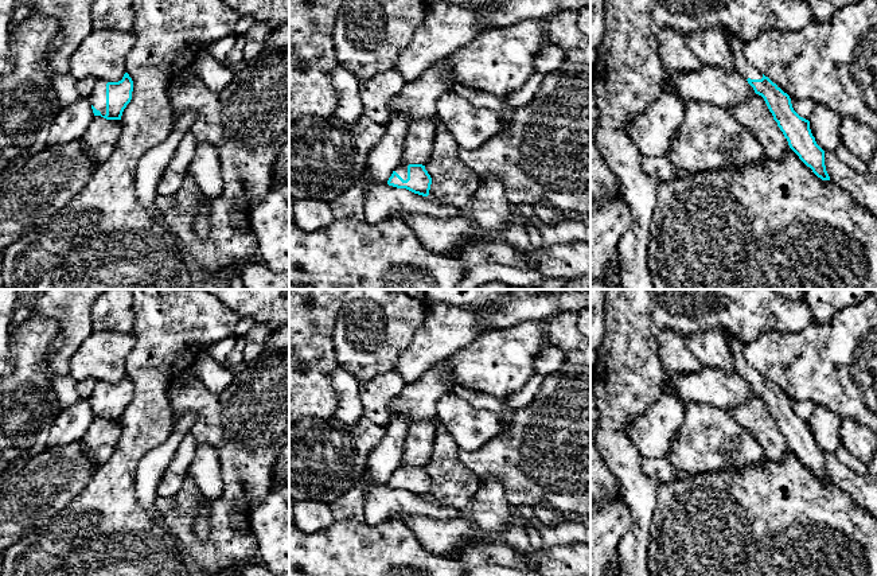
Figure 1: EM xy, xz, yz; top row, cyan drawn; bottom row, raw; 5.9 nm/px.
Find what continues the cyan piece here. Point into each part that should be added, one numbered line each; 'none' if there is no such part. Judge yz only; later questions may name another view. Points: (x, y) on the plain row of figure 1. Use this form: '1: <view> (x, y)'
1: yz (743, 368)

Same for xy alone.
1: xy (98, 397)

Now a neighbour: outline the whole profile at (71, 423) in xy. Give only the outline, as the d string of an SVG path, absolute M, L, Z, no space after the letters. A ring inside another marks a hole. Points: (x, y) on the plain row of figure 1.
M89 400L63 408L48 431L47 448L58 448L79 441L91 425L94 415Z

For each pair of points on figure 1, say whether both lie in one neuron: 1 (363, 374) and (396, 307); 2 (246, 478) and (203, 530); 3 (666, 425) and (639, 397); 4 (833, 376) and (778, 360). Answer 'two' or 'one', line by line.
1: one
2: two
3: two
4: one

